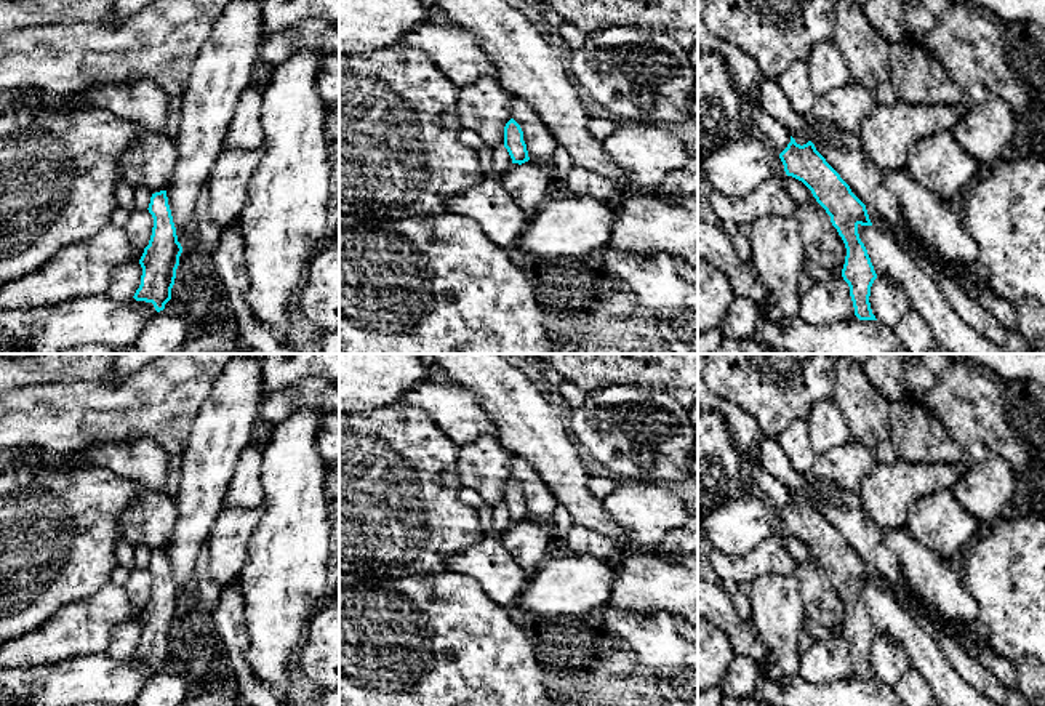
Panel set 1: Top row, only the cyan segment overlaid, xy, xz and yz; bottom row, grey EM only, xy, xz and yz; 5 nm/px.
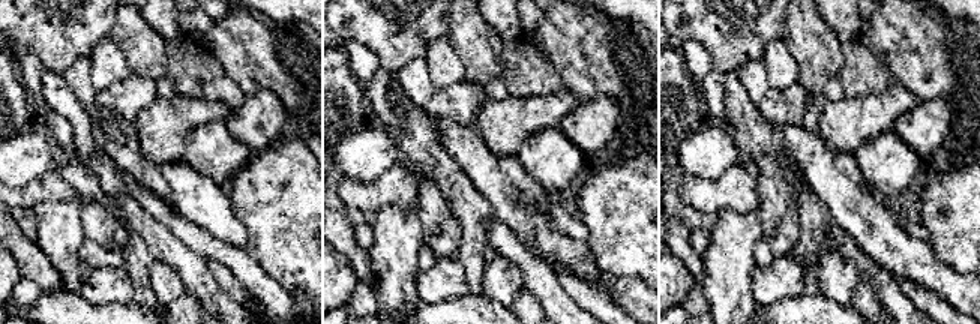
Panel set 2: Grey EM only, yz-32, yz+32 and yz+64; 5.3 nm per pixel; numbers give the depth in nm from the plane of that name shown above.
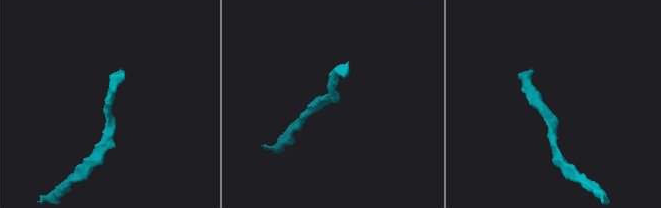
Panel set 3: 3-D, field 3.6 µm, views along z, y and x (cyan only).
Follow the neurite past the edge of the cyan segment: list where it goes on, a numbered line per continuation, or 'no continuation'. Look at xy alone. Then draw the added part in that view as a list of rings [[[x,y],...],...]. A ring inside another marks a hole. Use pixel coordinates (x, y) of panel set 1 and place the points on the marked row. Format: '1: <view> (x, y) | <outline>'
no continuation

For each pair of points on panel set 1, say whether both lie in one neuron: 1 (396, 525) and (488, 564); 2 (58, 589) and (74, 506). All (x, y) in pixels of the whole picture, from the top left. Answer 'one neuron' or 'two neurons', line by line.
1: two neurons
2: one neuron

